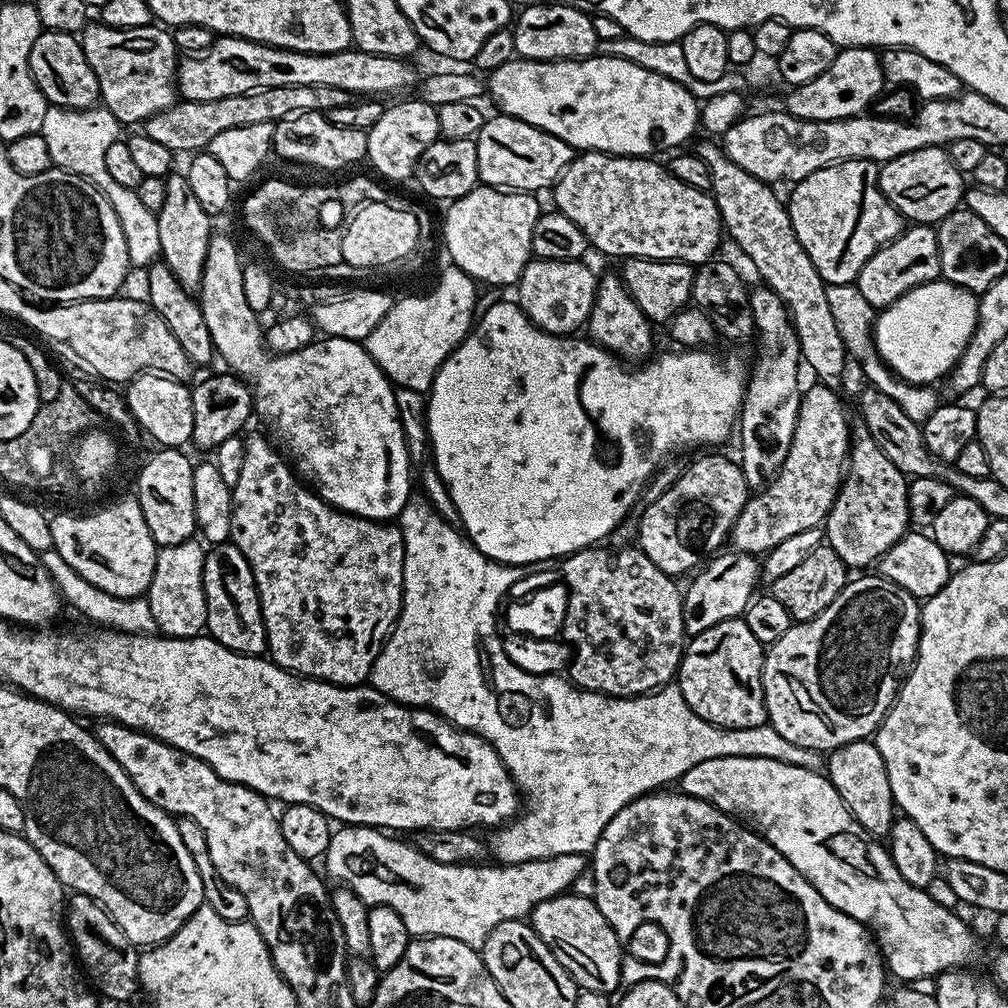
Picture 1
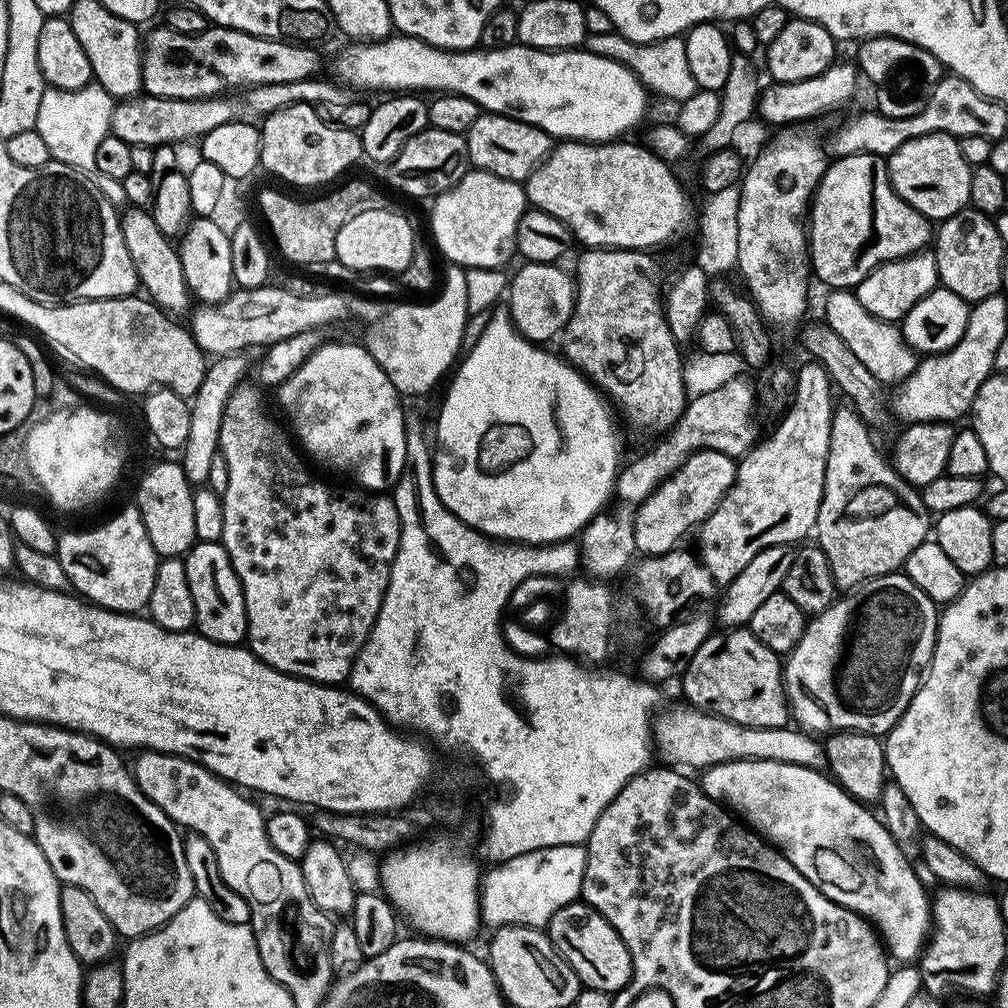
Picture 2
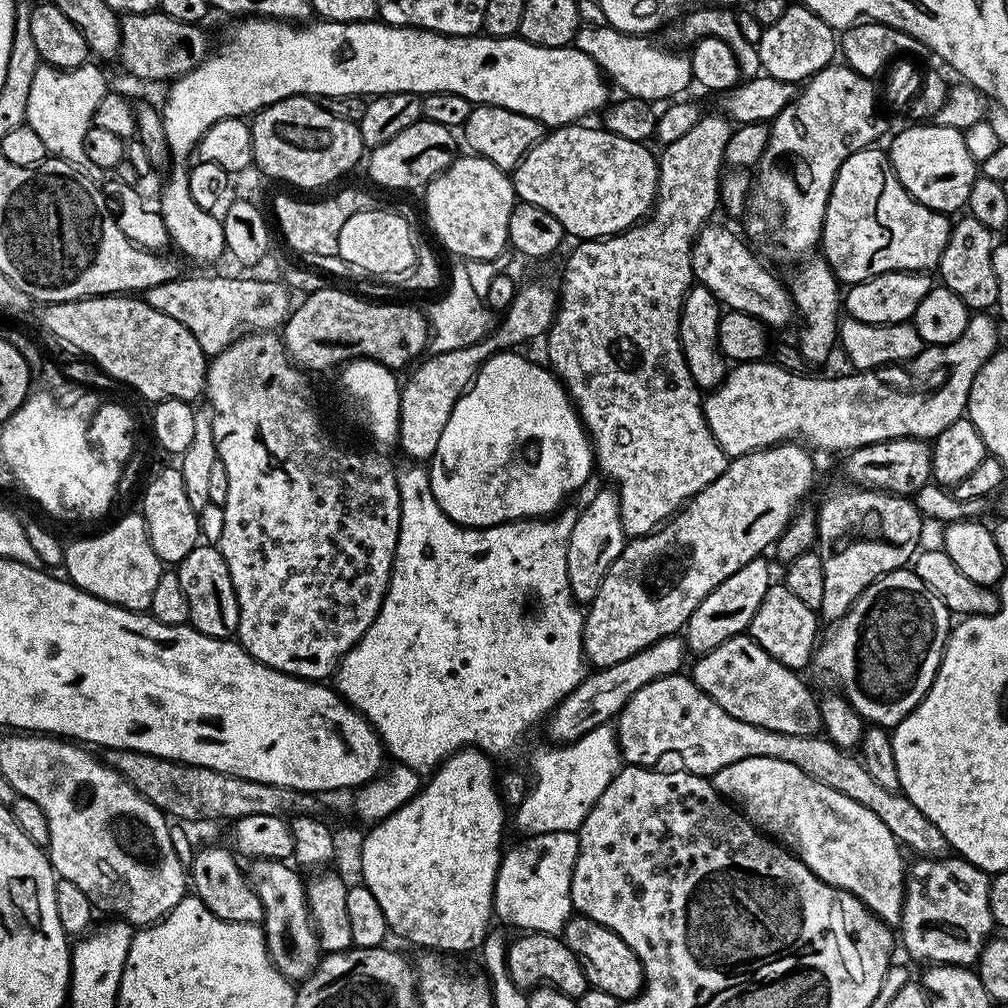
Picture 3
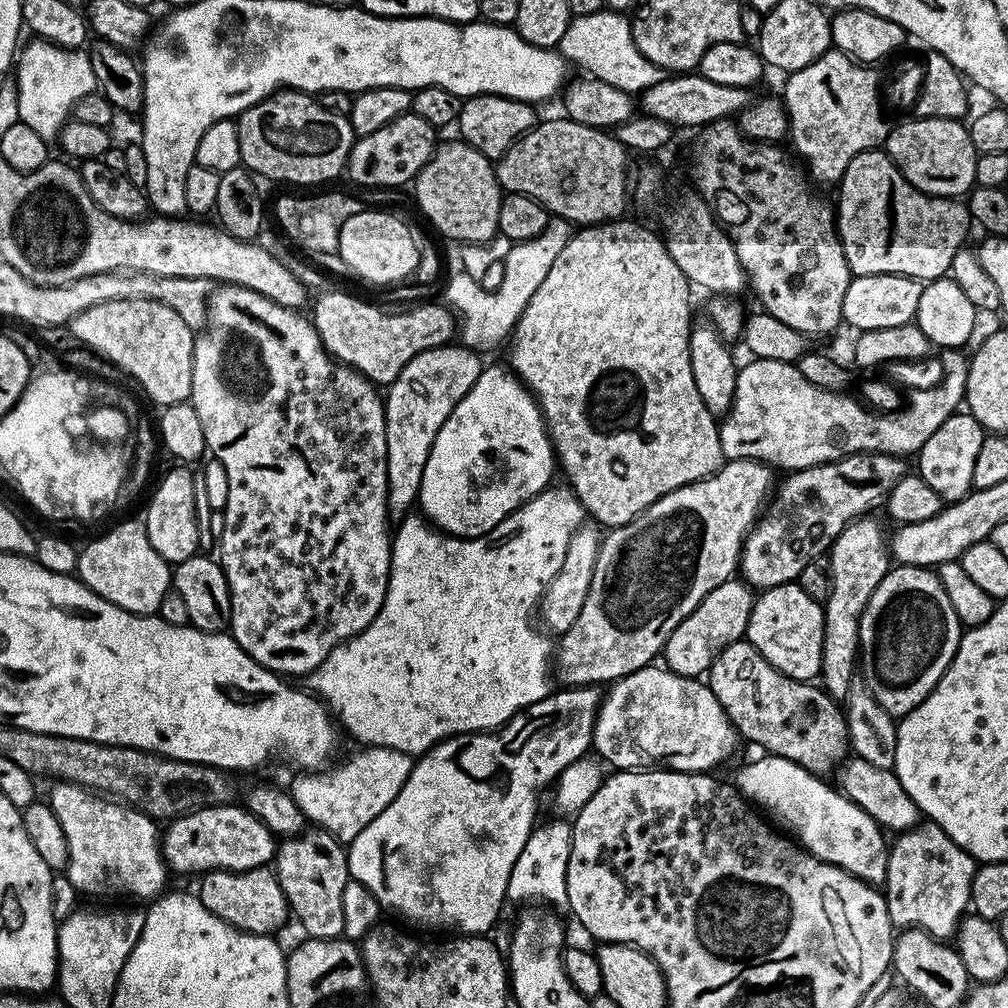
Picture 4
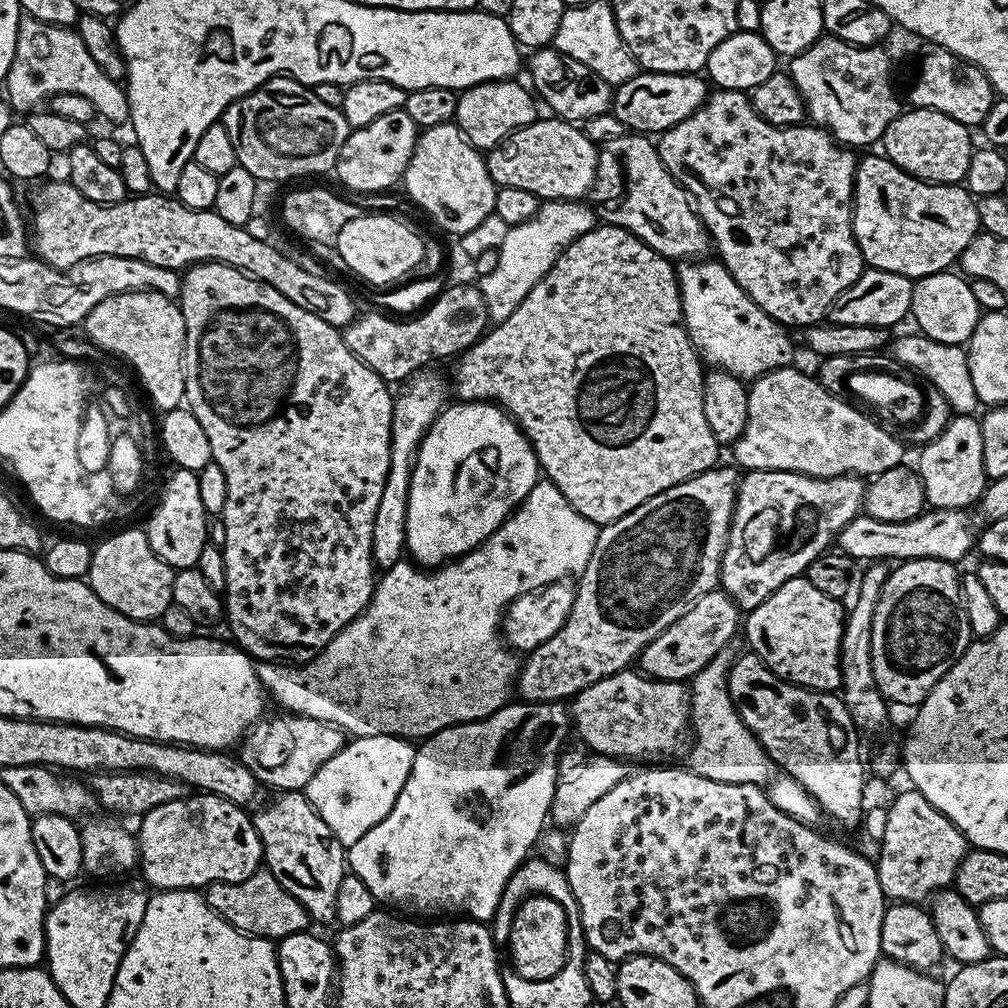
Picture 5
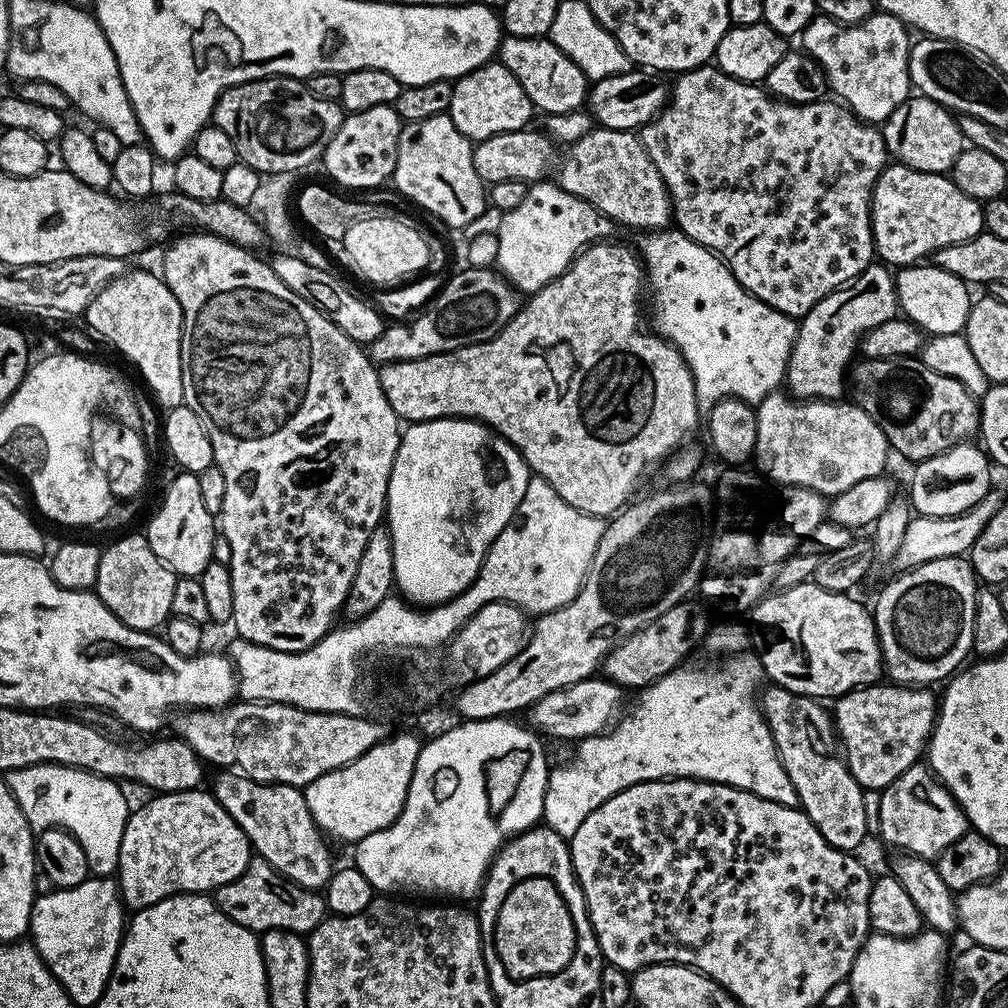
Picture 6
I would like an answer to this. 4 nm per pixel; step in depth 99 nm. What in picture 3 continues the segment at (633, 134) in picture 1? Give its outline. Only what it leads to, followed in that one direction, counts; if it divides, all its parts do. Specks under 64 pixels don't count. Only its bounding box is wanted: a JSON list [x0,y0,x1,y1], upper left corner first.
[162,18,610,157]

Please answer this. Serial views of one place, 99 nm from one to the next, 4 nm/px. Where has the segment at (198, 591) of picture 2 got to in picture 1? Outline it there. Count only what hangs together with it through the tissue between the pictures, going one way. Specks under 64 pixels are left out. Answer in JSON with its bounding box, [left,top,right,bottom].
[202,542,268,656]

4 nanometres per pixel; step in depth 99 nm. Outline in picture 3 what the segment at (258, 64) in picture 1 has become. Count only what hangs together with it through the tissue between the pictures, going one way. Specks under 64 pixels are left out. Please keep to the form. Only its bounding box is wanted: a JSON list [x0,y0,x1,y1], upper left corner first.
[119,12,209,82]

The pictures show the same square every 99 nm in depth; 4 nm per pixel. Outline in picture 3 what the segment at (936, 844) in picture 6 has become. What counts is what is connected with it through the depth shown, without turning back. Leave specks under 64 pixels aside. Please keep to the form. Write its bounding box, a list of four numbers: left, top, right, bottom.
[898,858,994,966]

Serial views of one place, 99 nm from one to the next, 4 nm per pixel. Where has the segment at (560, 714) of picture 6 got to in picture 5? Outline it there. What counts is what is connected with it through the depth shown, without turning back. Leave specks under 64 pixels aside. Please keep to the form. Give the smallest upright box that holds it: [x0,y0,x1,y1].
[570,670,690,762]

